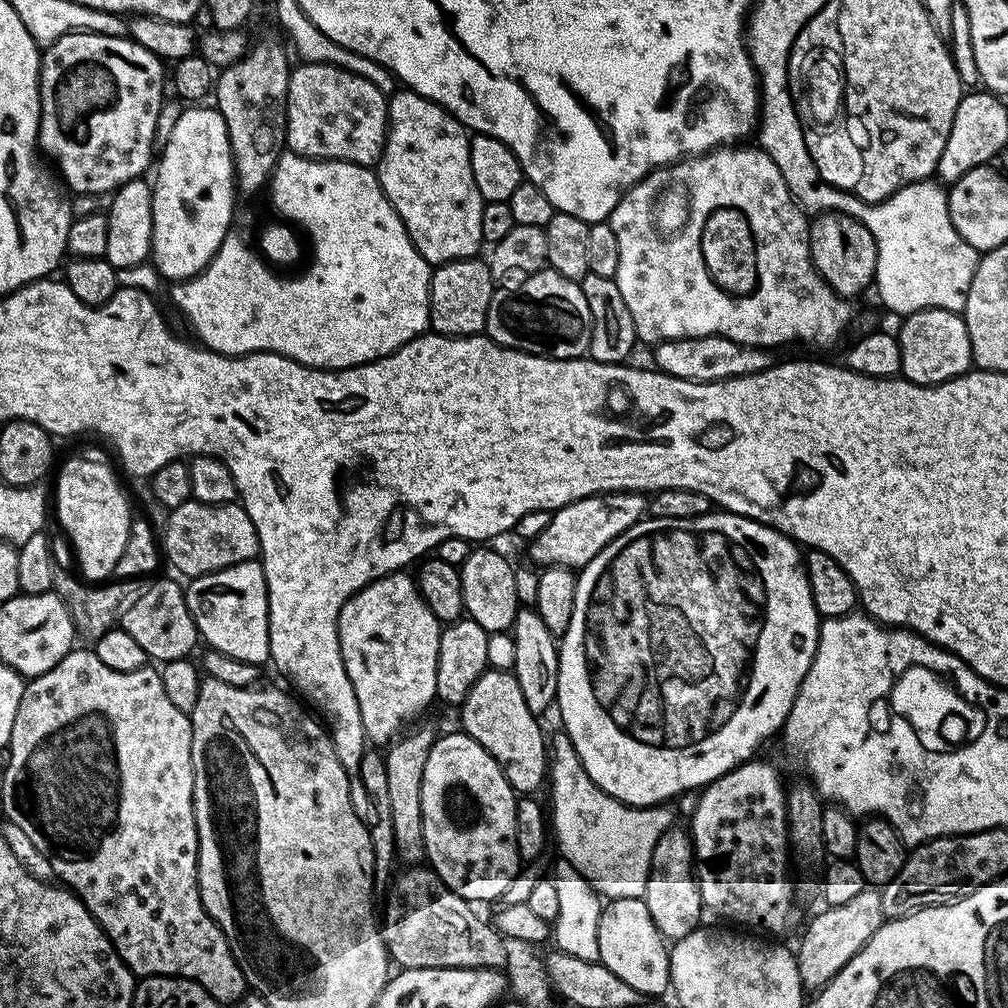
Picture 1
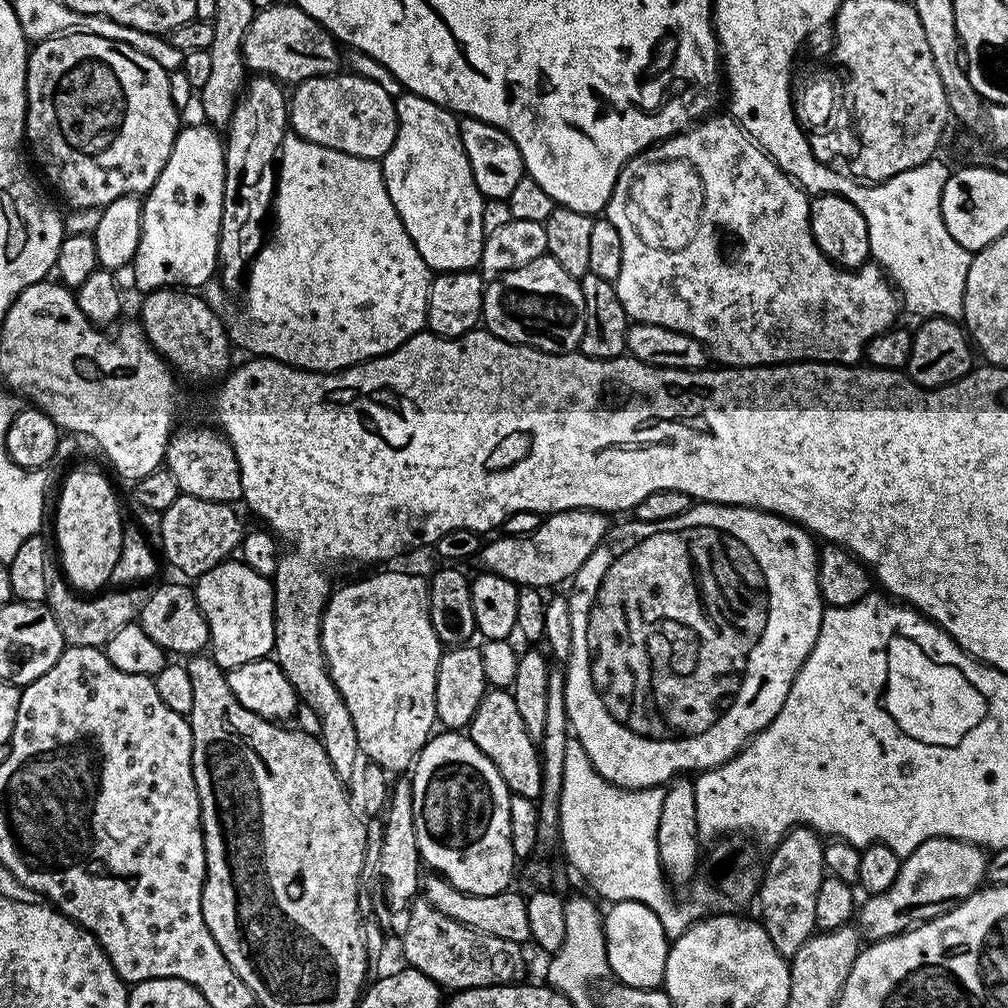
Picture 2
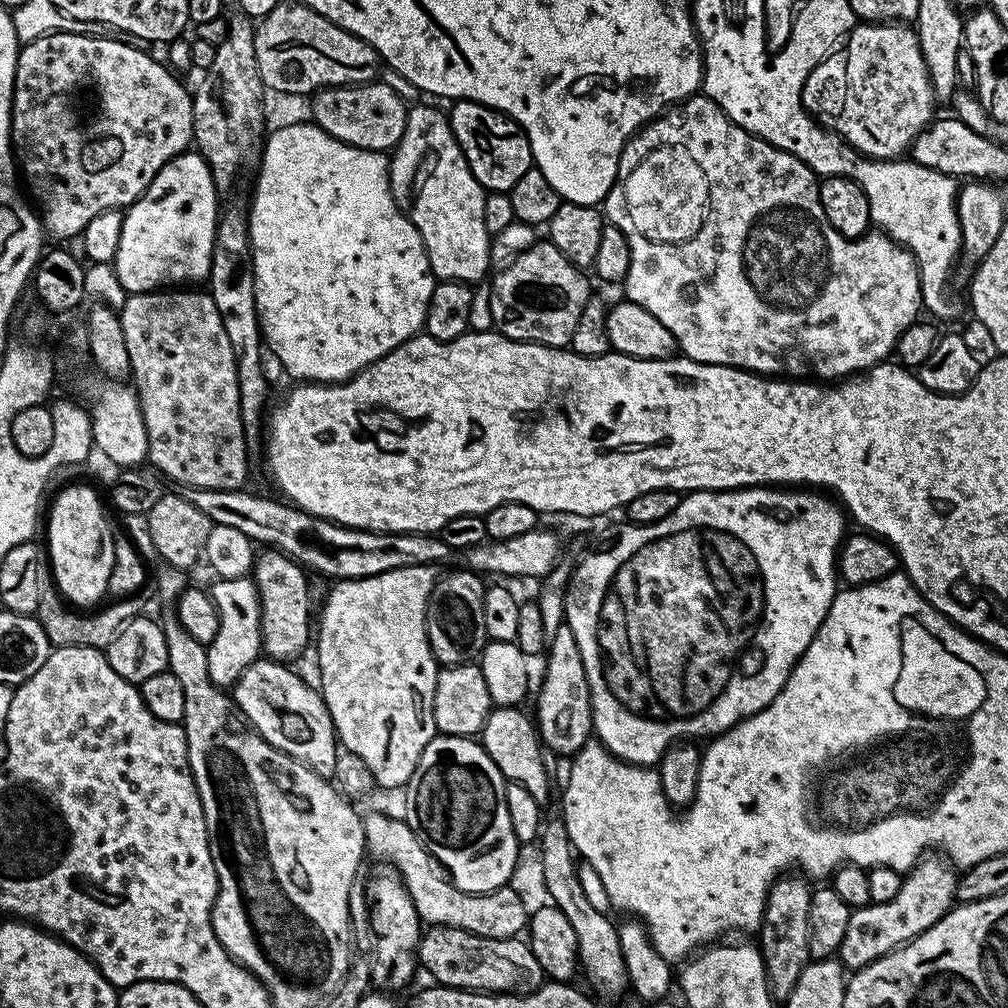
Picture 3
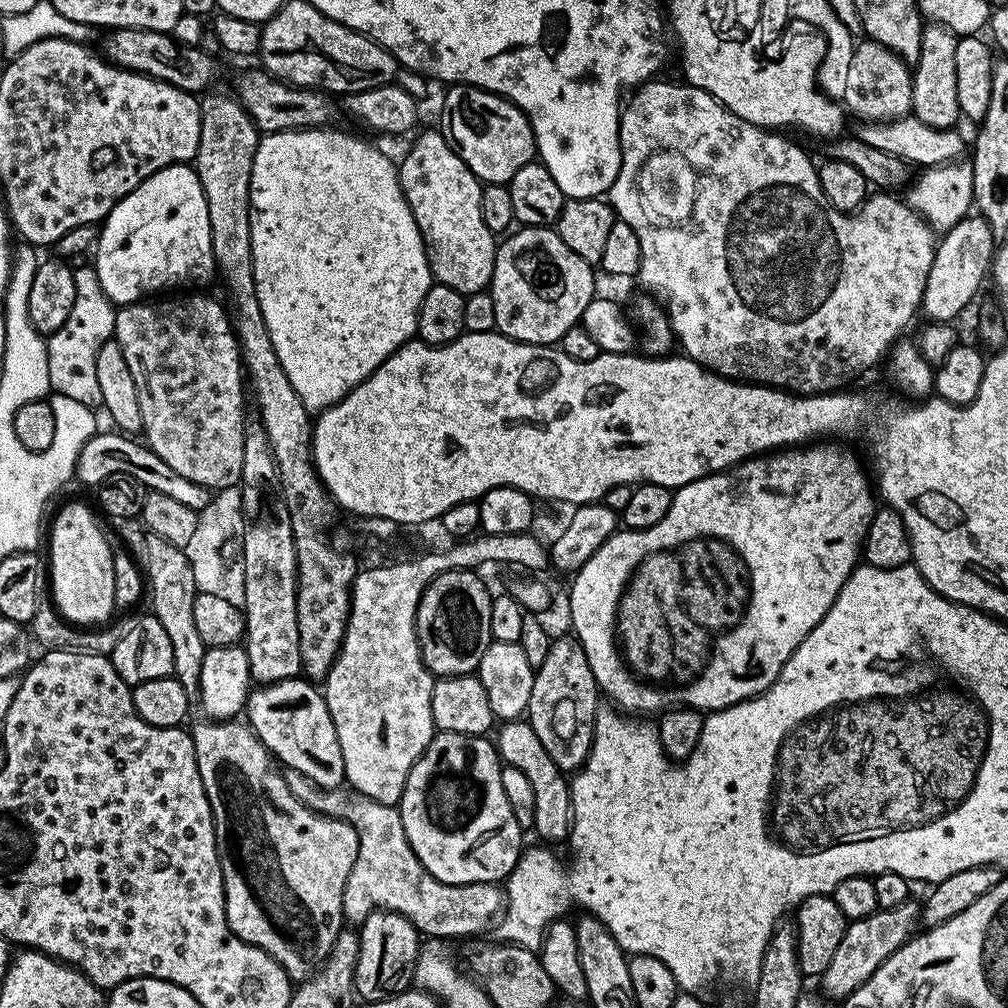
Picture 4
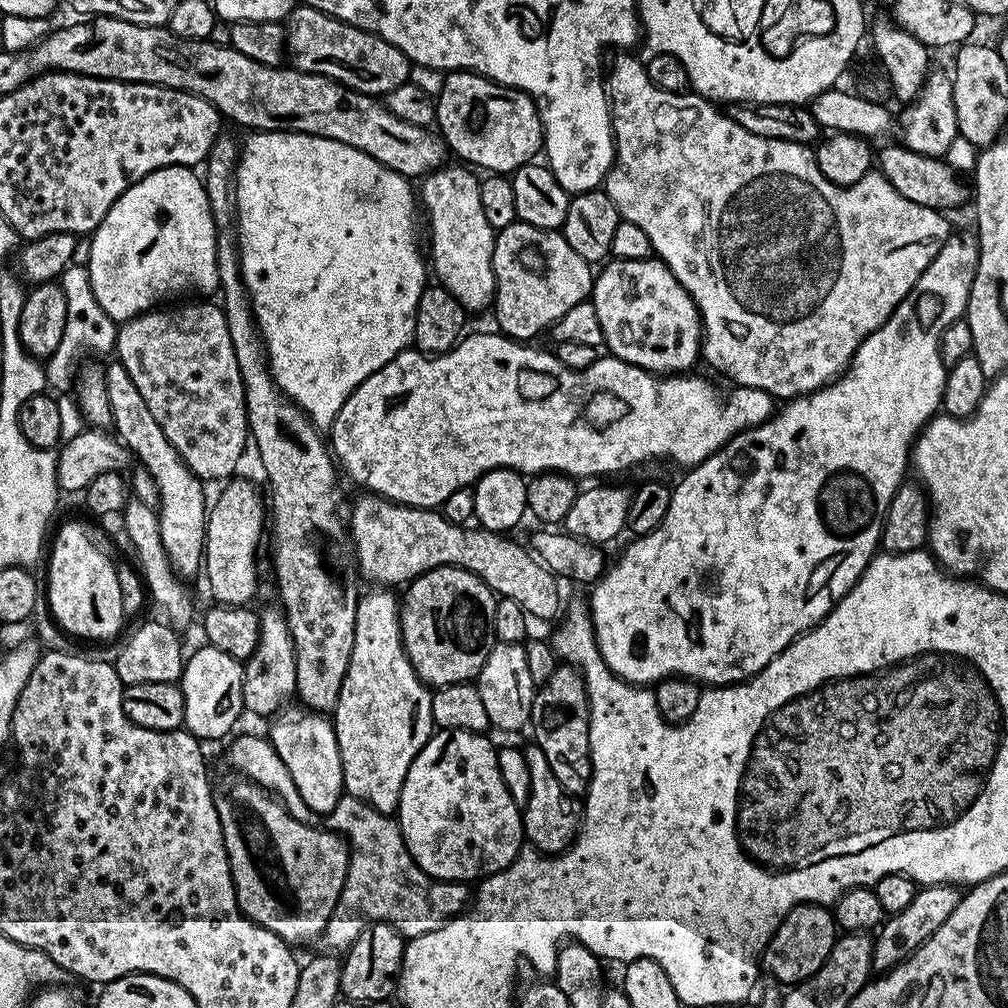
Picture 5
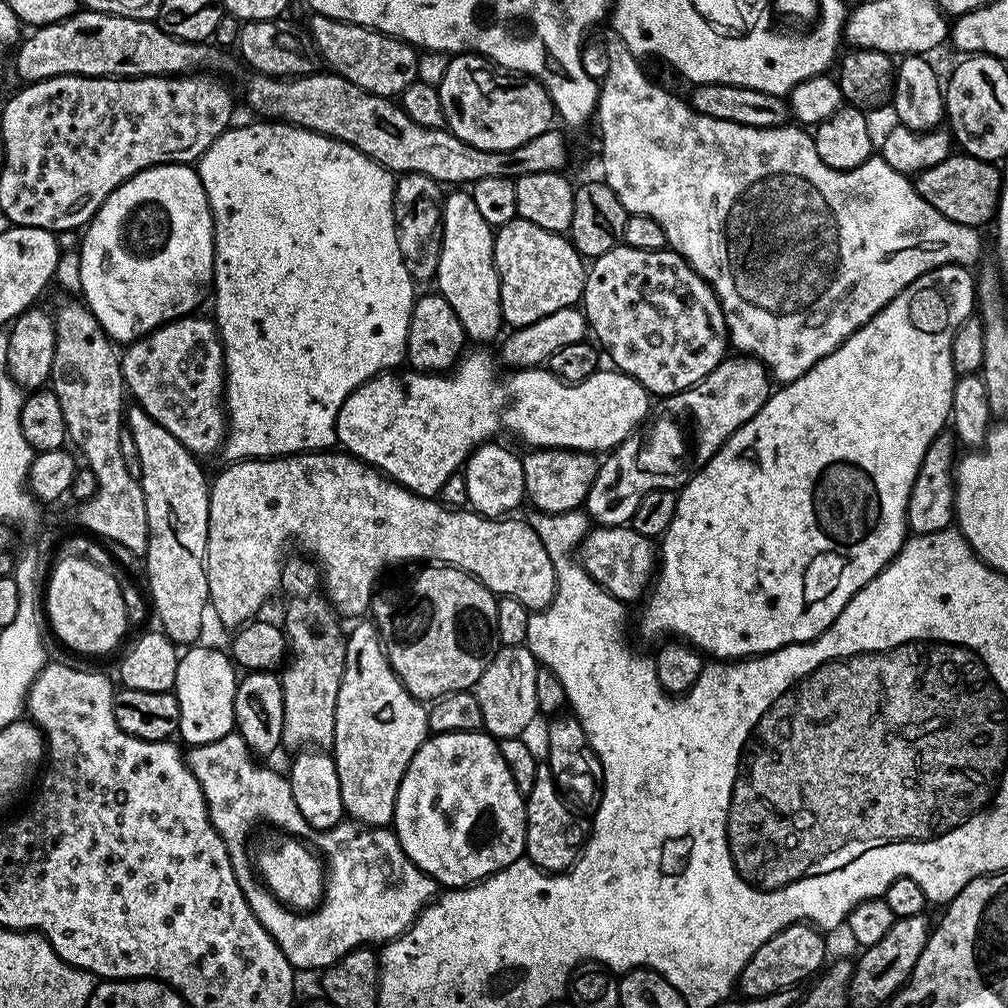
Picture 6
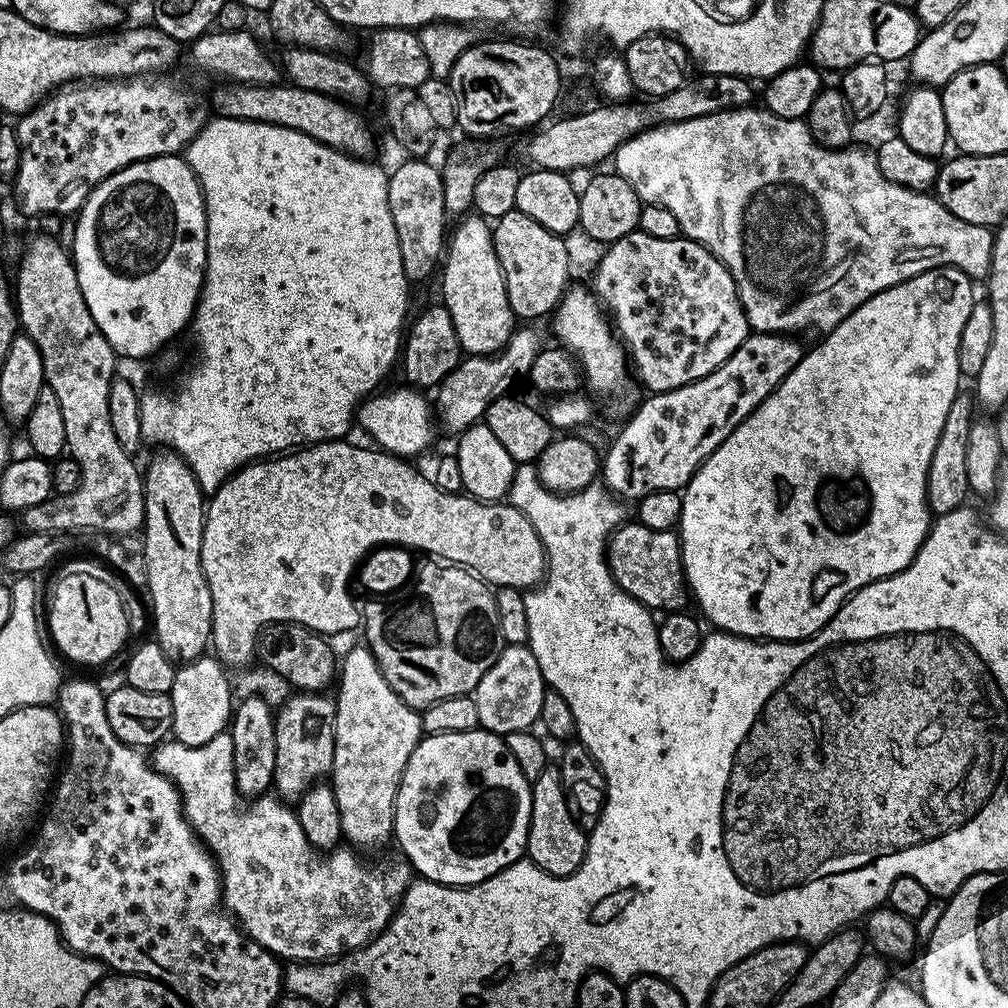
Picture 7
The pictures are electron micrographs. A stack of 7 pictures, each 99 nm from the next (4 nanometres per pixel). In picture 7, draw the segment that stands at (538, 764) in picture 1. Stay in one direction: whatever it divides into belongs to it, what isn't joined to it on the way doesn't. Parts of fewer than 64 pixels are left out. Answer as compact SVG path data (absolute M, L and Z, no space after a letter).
M550 766L538 774L532 785L532 809L530 810L530 830L528 831L527 859L533 860L546 874L569 876L580 868L588 849L585 829L574 822L566 794L562 786L559 767Z

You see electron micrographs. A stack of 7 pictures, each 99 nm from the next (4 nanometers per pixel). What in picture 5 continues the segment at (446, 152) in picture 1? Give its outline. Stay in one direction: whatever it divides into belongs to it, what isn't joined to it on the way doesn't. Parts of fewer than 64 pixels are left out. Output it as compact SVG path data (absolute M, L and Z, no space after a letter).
M449 163L447 166L442 168L437 168L435 172L428 173L427 176L423 177L422 183L424 184L421 188L418 188L418 196L422 201L424 199L424 204L428 207L428 216L432 219L432 260L430 256L430 268L436 271L436 276L438 279L439 287L445 288L450 294L454 294L454 298L459 302L465 310L469 313L480 312L483 308L491 309L493 307L494 301L496 299L496 279L494 278L494 270L492 269L492 251L496 245L496 238L494 235L494 230L490 226L490 222L486 222L486 214L482 214L482 194L480 193L480 180L478 179L477 173L473 171L471 167L461 166L459 163L452 164Z

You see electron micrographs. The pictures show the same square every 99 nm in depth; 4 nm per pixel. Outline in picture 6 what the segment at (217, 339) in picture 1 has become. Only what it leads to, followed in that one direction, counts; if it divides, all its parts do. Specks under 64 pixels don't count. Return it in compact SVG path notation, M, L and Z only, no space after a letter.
M256 122L256 123L260 123L260 124L244 124L244 125L242 125L242 126L241 126L241 128L236 128L236 127L237 127L237 126L229 126L229 128L227 128L227 130L225 130L225 131L224 131L224 133L223 133L223 134L221 134L221 135L220 135L220 136L219 136L219 137L218 137L218 139L216 139L216 140L215 140L215 142L213 142L213 144L212 144L212 145L211 145L211 146L210 146L210 150L206 150L206 151L205 151L205 152L203 152L203 153L202 153L202 154L201 154L201 155L200 155L200 159L199 159L199 161L198 161L198 171L199 171L199 174L200 174L200 181L201 181L201 182L202 182L202 186L203 186L203 187L204 187L204 189L205 189L205 190L206 190L206 198L207 198L207 199L208 199L208 205L209 205L209 206L210 206L210 210L211 210L211 211L212 211L212 233L213 233L213 234L214 234L214 266L213 266L213 267L212 267L212 288L213 288L213 289L214 289L214 293L215 293L215 292L216 292L216 316L215 316L215 315L214 315L214 323L215 323L215 325L216 325L216 331L217 331L217 332L219 332L219 333L220 333L220 341L221 341L221 342L222 342L222 346L223 346L223 347L224 347L224 403L225 403L225 405L226 405L226 415L227 415L227 417L228 417L228 430L227 430L227 433L226 433L226 435L225 435L225 438L224 438L224 442L223 442L223 445L222 445L222 456L225 456L225 458L226 458L226 459L225 459L225 461L228 461L228 462L239 462L239 461L242 461L242 460L255 460L255 459L257 459L257 458L279 458L279 457L282 457L282 456L291 456L291 455L293 455L293 454L303 454L303 453L305 453L305 452L314 452L314 451L317 451L317 450L328 450L328 449L331 449L331 448L332 448L332 447L333 447L333 445L335 445L335 444L336 444L336 443L337 443L337 438L336 438L336 419L337 419L337 418L338 418L338 414L339 414L339 413L340 413L340 411L341 411L341 410L342 410L342 406L343 406L343 405L344 405L344 403L345 403L345 402L346 402L346 398L347 398L347 397L348 397L348 396L349 396L349 395L350 395L350 393L351 393L351 392L353 392L353 390L354 390L354 389L356 389L356 388L360 388L360 387L361 387L361 386L362 386L362 385L364 385L364 384L365 384L365 382L366 382L366 381L367 381L367 380L370 380L370 379L372 379L372 377L374 377L374 376L379 376L379 375L380 375L380 373L381 373L381 372L383 372L383 371L385 371L385 370L392 370L392 369L395 369L395 368L396 368L396 367L397 367L397 366L400 366L400 365L403 365L403 364L404 364L404 363L405 363L405 360L406 360L406 353L407 353L407 350L408 350L408 331L409 331L409 330L410 330L410 314L411 314L411 313L412 313L412 305L413 305L413 304L415 304L415 302L416 302L416 297L417 297L417 295L418 295L418 288L417 288L417 285L416 285L416 284L415 284L415 283L414 283L414 281L413 281L413 280L412 280L412 278L411 278L411 276L410 276L410 274L408 274L408 273L407 273L407 270L406 270L406 267L405 267L405 263L404 263L404 262L403 262L403 260L402 260L402 250L401 250L401 249L400 249L400 242L399 242L399 234L398 234L398 223L397 223L397 221L396 221L396 218L395 218L395 186L396 186L396 180L395 180L395 179L394 179L394 176L393 176L393 173L391 173L391 172L389 172L389 171L388 171L388 169L386 169L386 168L383 168L383 167L382 167L382 166L381 166L381 165L380 165L380 164L379 164L379 163L378 163L378 162L374 162L374 161L373 161L373 160L371 160L371 158L369 158L369 156L367 156L367 155L366 155L366 154L362 154L362 153L361 153L361 152L360 152L360 151L358 151L358 150L357 150L357 148L355 148L355 147L354 147L354 146L350 146L350 145L349 145L349 144L347 144L347 143L346 143L346 142L342 142L342 141L341 141L341 140L335 140L335 139L334 139L334 138L330 138L330 137L329 137L329 136L323 136L323 135L322 135L322 134L318 134L318 133L317 133L317 132L311 132L311 131L310 131L310 130L309 130L309 129L308 129L308 128L297 128L297 127L296 127L296 125L294 125L294 124L285 124L285 123L283 123L283 122Z

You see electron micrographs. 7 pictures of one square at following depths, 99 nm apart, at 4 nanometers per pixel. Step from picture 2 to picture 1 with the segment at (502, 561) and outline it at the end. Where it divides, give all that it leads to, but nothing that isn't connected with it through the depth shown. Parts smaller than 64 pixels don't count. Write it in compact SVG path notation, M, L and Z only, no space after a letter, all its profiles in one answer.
M601 492L599 496L587 496L575 500L565 508L552 512L552 520L527 545L536 566L555 566L579 570L591 562L614 538L618 538L630 526L645 519L646 500L639 492Z

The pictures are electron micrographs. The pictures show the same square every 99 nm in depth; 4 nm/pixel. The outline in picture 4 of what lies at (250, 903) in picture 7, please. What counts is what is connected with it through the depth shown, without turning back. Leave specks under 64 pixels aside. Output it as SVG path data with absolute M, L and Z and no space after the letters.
M293 768L283 769L286 784L290 786L290 794L298 798L310 810L314 810L323 816L329 816L335 820L346 822L354 826L354 834L358 834L360 845L358 846L358 858L352 867L350 878L346 878L346 890L344 891L344 918L349 925L359 926L372 912L386 911L402 914L415 926L417 932L424 938L439 938L441 941L456 940L459 936L476 936L497 923L502 909L506 904L506 896L499 883L487 884L486 882L474 882L473 884L447 884L434 874L430 874L422 866L418 854L410 846L406 838L406 830L402 826L399 807L374 802L366 794L347 786L338 788L320 788L306 774L298 774Z

